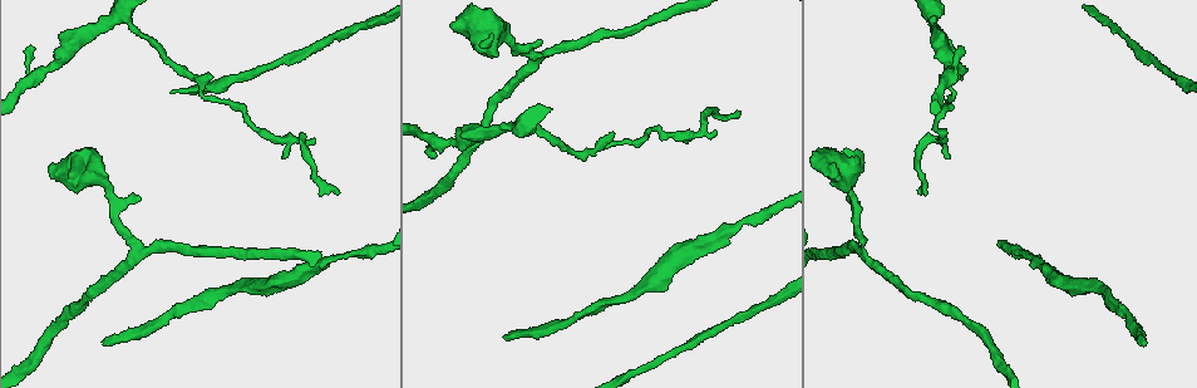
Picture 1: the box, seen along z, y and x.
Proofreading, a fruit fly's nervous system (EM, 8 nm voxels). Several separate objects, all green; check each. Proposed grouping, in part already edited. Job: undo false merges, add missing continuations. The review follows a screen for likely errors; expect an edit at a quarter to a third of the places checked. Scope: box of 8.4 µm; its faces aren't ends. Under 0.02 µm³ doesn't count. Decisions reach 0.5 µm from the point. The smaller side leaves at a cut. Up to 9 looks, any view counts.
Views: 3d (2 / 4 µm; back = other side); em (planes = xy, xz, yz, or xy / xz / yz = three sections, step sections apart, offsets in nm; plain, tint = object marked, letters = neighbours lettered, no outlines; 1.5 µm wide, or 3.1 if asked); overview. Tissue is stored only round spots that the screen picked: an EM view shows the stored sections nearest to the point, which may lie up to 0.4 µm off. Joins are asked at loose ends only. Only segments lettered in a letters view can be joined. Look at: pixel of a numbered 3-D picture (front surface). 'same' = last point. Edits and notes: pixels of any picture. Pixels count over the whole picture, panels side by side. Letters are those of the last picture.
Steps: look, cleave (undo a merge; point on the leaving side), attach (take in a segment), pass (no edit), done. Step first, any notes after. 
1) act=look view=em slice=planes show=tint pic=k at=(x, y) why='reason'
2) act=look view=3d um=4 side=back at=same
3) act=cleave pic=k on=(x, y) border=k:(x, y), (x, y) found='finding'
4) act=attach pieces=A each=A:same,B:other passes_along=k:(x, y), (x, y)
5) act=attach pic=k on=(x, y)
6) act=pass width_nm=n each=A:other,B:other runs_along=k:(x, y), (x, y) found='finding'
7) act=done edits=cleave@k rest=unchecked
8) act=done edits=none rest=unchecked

act=look view=em slice=planes show=letters pic=1 at=(103, 343) why='an open end'

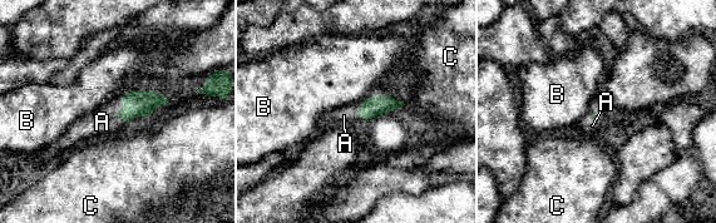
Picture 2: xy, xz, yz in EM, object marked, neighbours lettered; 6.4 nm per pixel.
act=attach pieces=A each=A:same,B:other,C:other passes_along=2:(370, 108), (370, 95), (344, 115) found='it goes on there'

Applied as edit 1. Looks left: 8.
act=look view=overview

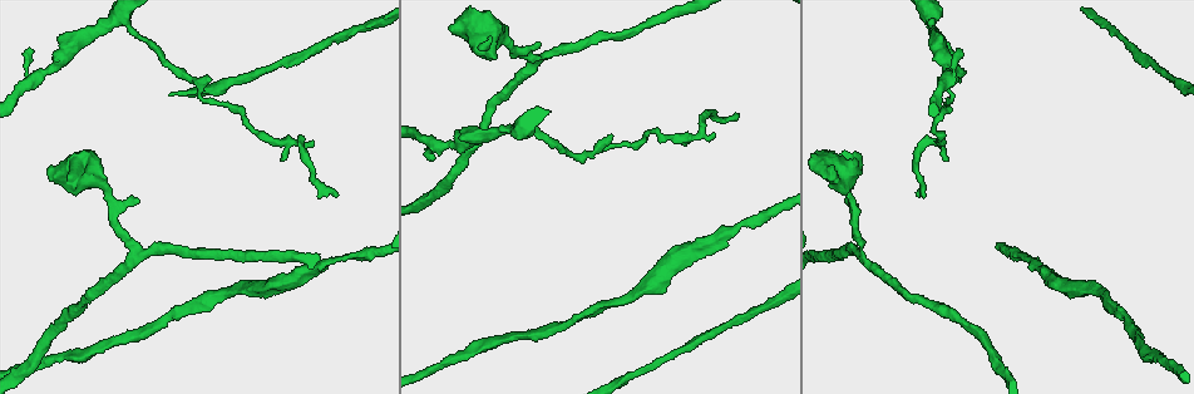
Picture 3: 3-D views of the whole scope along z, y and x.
act=look view=em slice=planes show=plain pic=3 at=(737, 116) why='thin end'

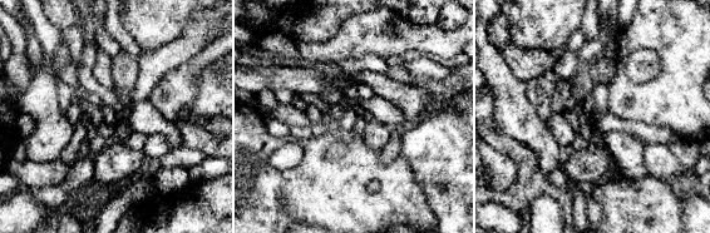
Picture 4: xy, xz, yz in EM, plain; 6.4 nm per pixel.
act=look view=em slice=planes show=letters at=same why='what lies round it'

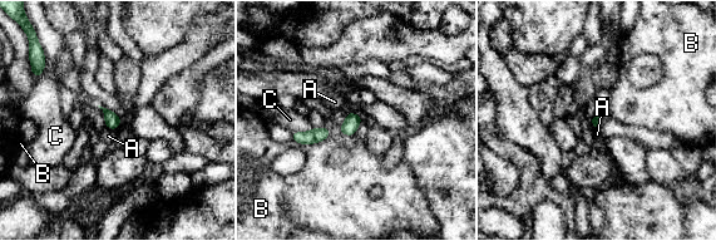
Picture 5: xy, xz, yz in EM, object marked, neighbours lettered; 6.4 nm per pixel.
act=pass longest_contact=B:260nm each=A:other,B:other,C:other found='no lettered segment goes on from it'

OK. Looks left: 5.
act=look view=3d um=4 pic=3 at=(847, 200) why='branch stops here'

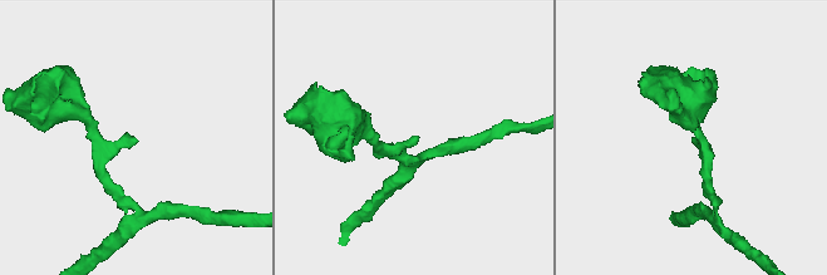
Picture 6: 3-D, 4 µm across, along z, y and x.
act=look view=em slice=planes show=letters pic=6 at=(693, 139) why='need the tissue'

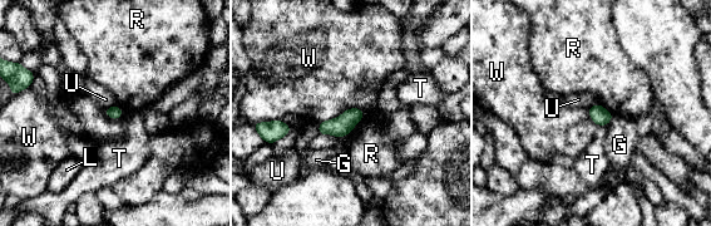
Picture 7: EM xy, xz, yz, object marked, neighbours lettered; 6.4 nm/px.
act=pass longest_contact=W:300nm each=G:other,L:other,R:other,T:other,U:other,W:other border=7:(363, 109), (347, 108), (320, 123) found='no lettered segment goes on from it'

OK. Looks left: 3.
act=look view=3d um=4 pic=3 at=(610, 134)

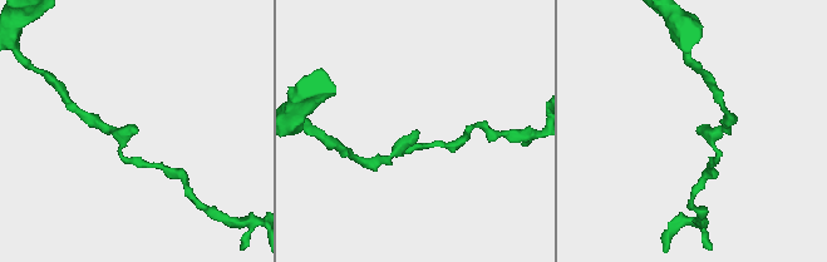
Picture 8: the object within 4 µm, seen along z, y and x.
act=look view=em slice=planes show=letters pic=8 at=(697, 128) why='need the tissue'

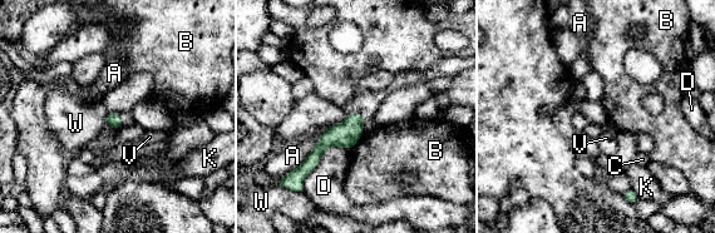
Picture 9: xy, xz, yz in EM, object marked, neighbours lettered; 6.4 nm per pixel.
act=pass width_nm=90 each=A:other,B:other,C:other,D:other,K:other,V:other,W:other found='no lettered segment goes on from it'

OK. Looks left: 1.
act=done edits=attach@2 rest=unchecked

